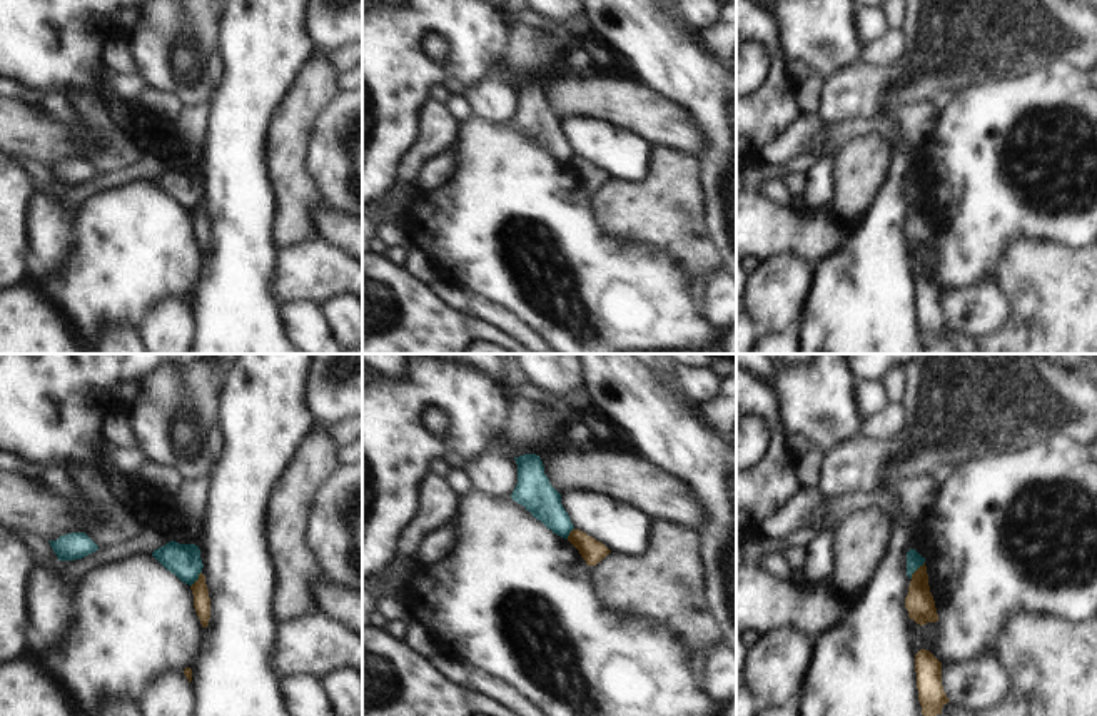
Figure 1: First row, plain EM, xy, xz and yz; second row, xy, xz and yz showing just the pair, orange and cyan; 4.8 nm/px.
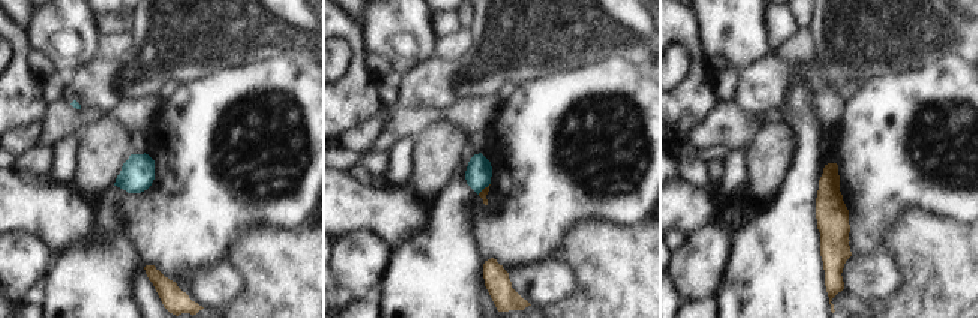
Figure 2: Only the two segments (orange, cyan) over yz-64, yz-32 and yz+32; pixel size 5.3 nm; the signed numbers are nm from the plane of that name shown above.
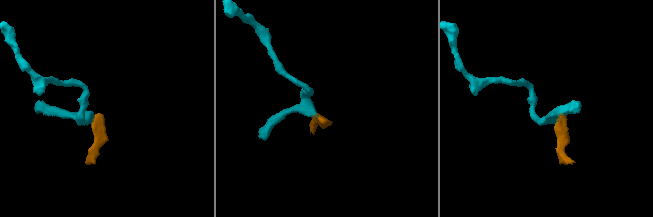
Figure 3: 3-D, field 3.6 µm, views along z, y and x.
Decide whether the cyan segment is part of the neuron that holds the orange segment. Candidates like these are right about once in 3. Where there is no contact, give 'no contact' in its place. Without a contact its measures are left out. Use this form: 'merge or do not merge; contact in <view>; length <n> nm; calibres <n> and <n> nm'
do not merge; contact in yz; length 110 nm; calibres 140 and 80 nm

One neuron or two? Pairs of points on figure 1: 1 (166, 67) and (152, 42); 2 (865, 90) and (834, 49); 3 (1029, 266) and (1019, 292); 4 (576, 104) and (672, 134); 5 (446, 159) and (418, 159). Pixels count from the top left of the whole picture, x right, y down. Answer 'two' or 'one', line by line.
1: one
2: two
3: one
4: one
5: two

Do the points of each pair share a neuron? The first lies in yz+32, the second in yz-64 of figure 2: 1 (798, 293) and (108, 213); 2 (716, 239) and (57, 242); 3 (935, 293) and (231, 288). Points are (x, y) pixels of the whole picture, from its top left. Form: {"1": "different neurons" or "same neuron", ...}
{"1": "same neuron", "2": "different neurons", "3": "different neurons"}

